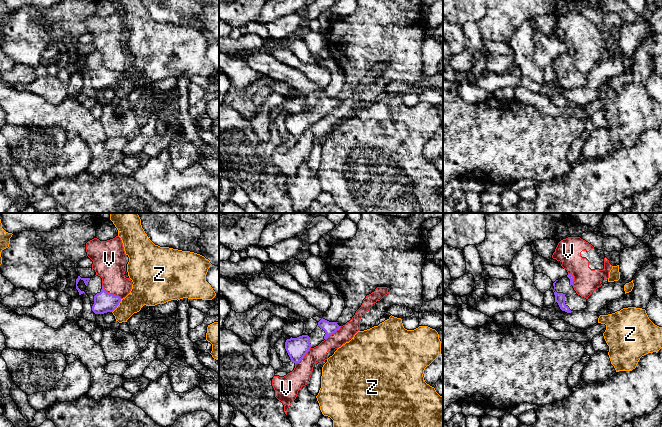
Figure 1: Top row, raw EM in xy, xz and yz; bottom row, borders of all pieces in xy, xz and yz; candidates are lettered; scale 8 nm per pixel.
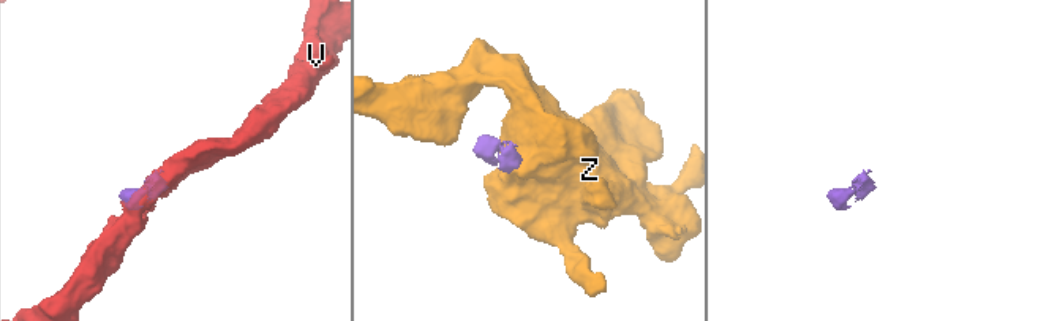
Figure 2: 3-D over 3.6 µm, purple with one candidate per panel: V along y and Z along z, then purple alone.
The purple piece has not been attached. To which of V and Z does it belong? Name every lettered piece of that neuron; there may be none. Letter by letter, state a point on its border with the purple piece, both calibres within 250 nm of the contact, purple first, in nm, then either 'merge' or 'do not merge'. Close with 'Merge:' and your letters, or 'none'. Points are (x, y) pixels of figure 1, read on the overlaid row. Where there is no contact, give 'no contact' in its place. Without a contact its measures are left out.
V: meets purple in xy at (109, 293); 170 nm thick on the purple side, 280 nm on the other; do not merge
Z: meets purple in xy at (117, 305); 170 nm thick on the purple side, 220 nm on the other; do not merge
Merge: none

